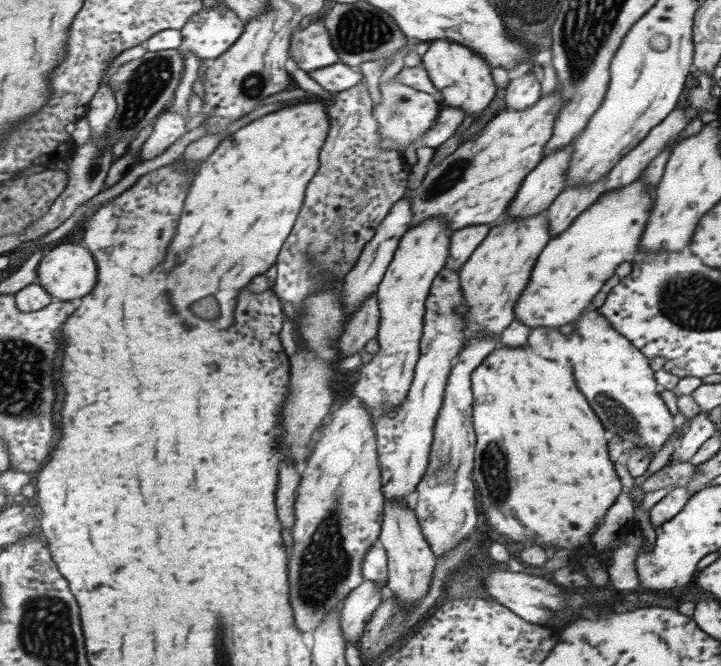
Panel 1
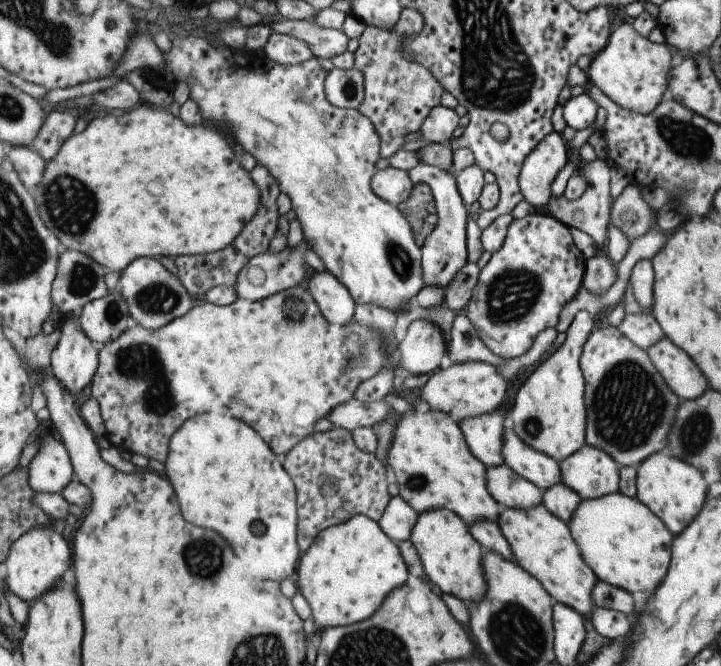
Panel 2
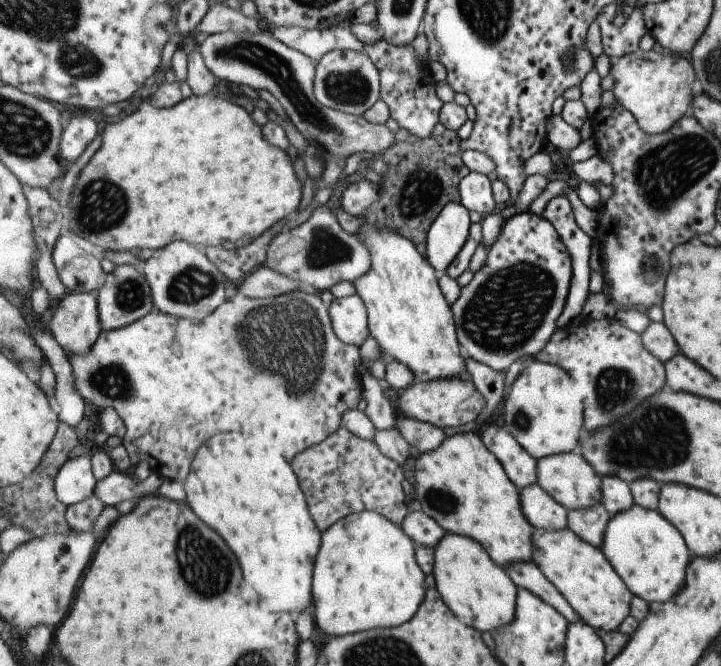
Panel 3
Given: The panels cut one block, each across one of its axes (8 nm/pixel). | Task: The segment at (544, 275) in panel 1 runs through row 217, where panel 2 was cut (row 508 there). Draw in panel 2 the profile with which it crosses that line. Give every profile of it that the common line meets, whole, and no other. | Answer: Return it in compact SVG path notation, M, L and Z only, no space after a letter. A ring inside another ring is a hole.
M615 492L583 500L568 525L599 581L635 594L635 590L651 592L663 580L671 558L671 534L654 511L636 497Z

